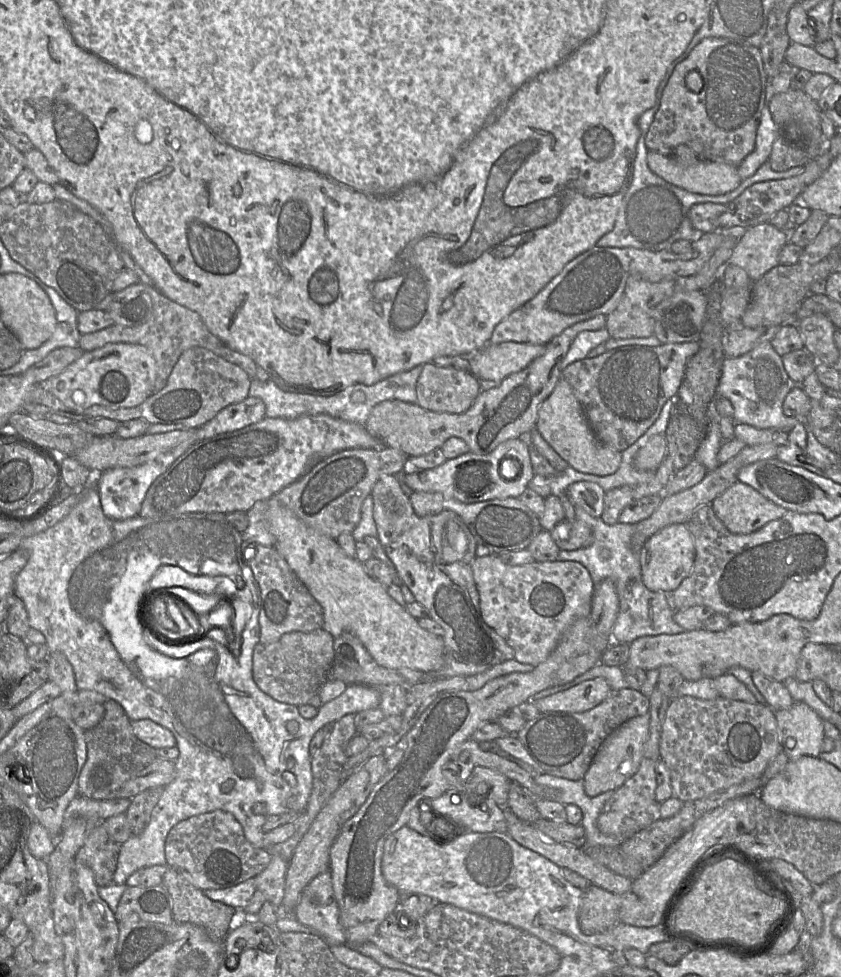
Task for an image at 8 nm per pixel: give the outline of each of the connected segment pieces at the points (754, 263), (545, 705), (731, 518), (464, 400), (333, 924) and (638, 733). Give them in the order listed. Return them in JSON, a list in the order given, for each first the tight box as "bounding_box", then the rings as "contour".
[{"bounding_box":[728,221,789,282],"contour":[[[769,221],[749,227],[739,239],[728,264],[746,271],[752,282],[777,266],[781,249],[789,242],[789,234]]]},{"bounding_box":[535,677,610,713],"contour":[[[597,677],[539,699],[535,705],[541,713],[551,711],[581,713],[601,703],[610,691],[607,681],[603,677]]]},{"bounding_box":[711,481,787,535],"contour":[[[739,481],[718,495],[711,506],[723,525],[731,533],[740,535],[753,533],[787,512]]]},{"bounding_box":[416,362,481,414],"contour":[[[428,362],[416,383],[416,404],[434,412],[460,414],[471,407],[481,391],[480,380],[469,371]]]},{"bounding_box":[294,870,347,946],"contour":[[[329,870],[317,875],[304,888],[294,916],[301,924],[312,929],[311,933],[321,936],[329,946],[347,943]]]},{"bounding_box":[583,712,649,797],"contour":[[[648,712],[629,719],[606,737],[583,778],[584,790],[588,796],[594,797],[609,790],[615,791],[637,772],[649,733],[649,723]]]}]

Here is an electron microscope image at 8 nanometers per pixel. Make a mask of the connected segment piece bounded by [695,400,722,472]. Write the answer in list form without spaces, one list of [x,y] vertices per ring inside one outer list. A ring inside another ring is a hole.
[[[715,402],[708,404],[709,425],[705,439],[698,448],[695,458],[708,472],[719,467],[717,455],[722,445],[722,436],[719,428],[720,415],[716,410]]]

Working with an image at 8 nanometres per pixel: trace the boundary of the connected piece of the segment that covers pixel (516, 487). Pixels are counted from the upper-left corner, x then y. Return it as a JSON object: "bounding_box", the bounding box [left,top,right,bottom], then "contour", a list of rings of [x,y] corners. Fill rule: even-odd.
{"bounding_box":[404,438,534,504],"contour":[[[519,438],[509,439],[489,454],[471,451],[446,459],[441,465],[422,472],[405,474],[404,482],[415,492],[438,492],[466,504],[492,499],[518,498],[534,476],[528,446]]]}

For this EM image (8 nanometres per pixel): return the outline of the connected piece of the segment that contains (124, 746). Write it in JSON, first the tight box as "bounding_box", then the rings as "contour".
{"bounding_box":[78,700,157,800],"contour":[[[106,700],[103,719],[93,728],[85,730],[84,736],[87,745],[87,759],[78,778],[78,796],[93,800],[105,800],[115,797],[118,791],[129,779],[157,759],[156,749],[138,739],[131,726],[131,719],[124,708],[115,700]]]}

